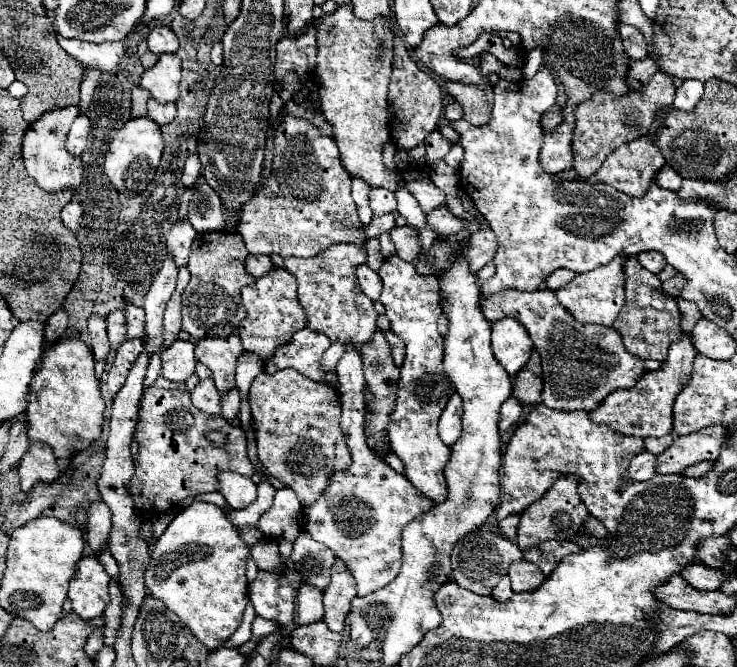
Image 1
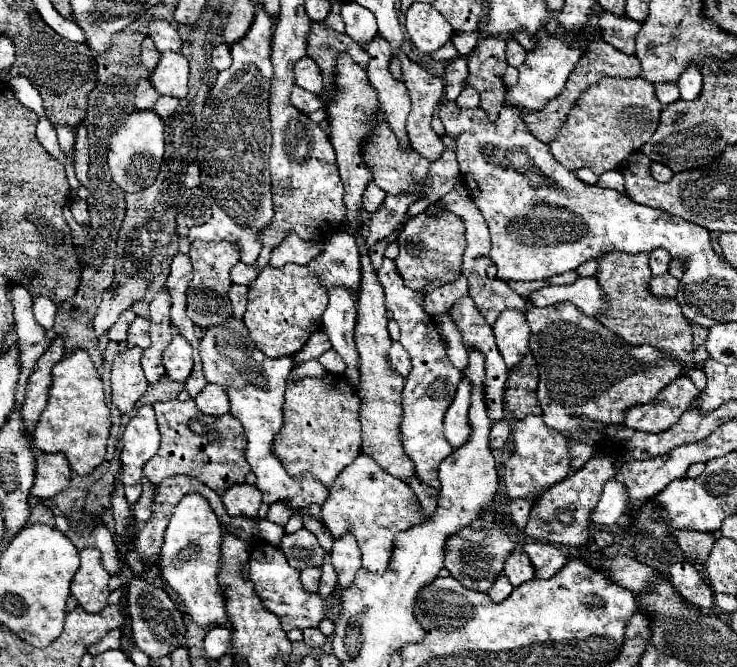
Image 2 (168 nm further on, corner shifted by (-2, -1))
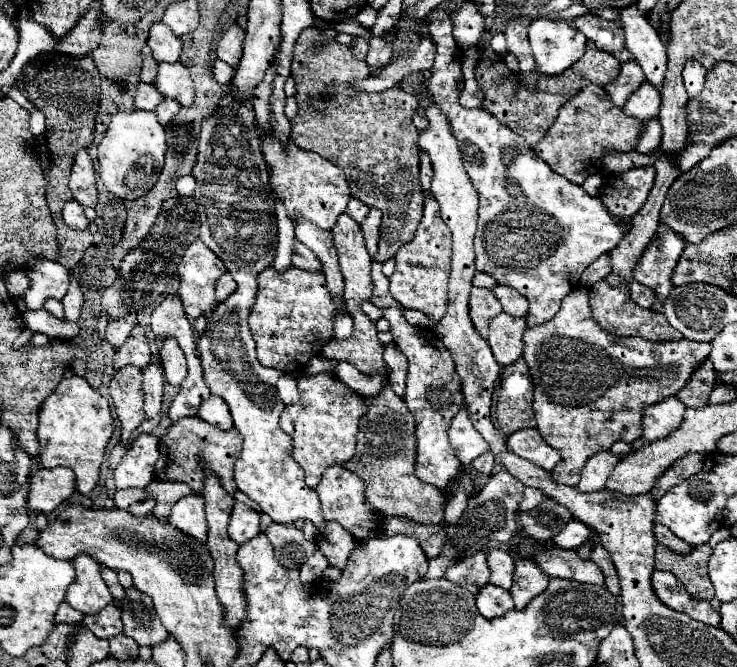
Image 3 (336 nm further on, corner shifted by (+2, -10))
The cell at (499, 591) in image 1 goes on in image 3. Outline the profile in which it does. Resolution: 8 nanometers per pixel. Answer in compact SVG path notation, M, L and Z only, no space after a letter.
M486 585L480 589L480 593L476 595L476 605L478 605L478 611L486 619L496 619L496 617L504 615L506 611L514 609L514 601L512 601L510 593L506 589L494 587L494 585Z

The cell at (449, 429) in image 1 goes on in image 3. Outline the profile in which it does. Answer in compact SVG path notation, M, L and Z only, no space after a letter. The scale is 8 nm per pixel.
M466 403L454 415L450 431L448 431L448 439L450 439L452 449L456 451L456 457L460 459L460 463L464 467L470 465L478 455L482 455L482 451L488 451L486 439L474 429L474 425L470 421Z

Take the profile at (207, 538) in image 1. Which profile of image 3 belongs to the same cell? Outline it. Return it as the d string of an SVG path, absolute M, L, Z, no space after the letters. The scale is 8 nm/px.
M200 495L182 497L172 507L168 523L174 525L184 535L196 539L198 543L206 543L208 527L206 527L206 515L204 515L204 499Z

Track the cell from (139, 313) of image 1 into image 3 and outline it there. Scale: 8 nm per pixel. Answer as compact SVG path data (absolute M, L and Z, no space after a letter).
M136 325L132 335L126 339L122 347L116 349L114 353L114 369L120 369L124 365L136 365L136 367L146 367L150 363L150 347L144 335L144 327Z

